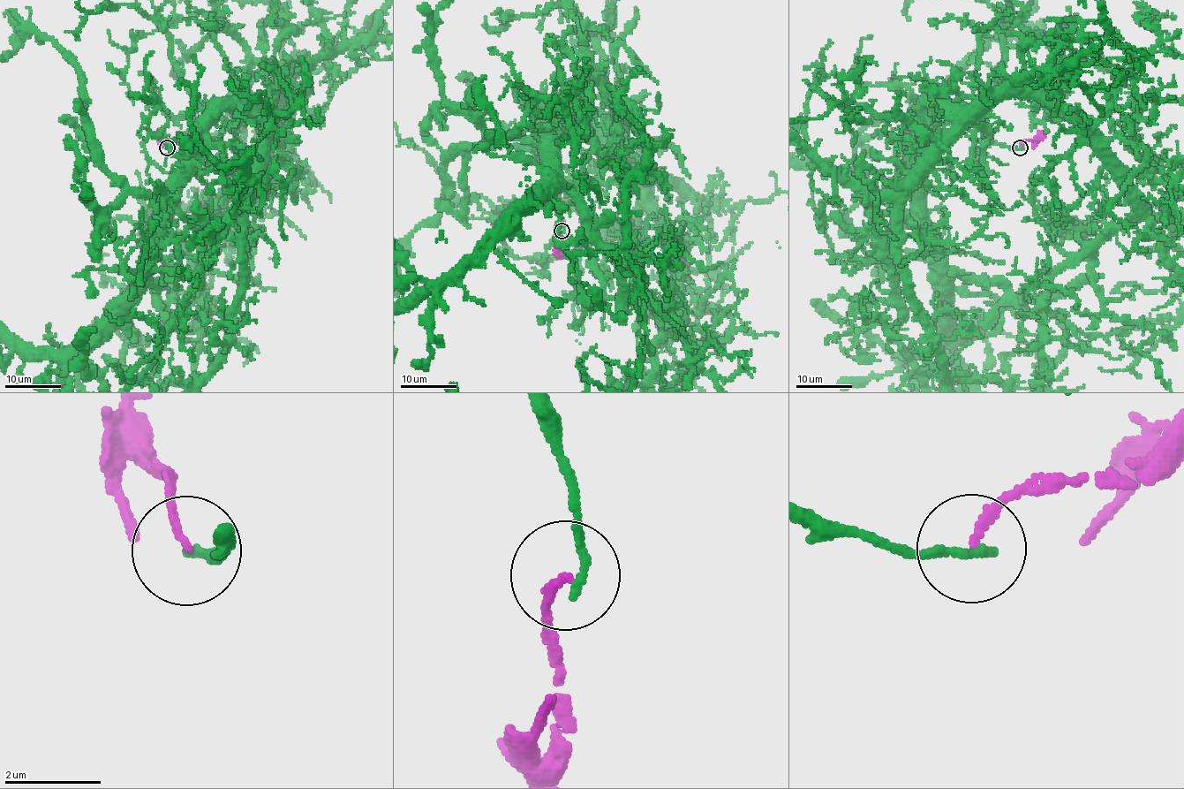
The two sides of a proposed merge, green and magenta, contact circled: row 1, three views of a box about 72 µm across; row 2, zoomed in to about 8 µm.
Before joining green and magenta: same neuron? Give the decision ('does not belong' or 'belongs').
does not belong

